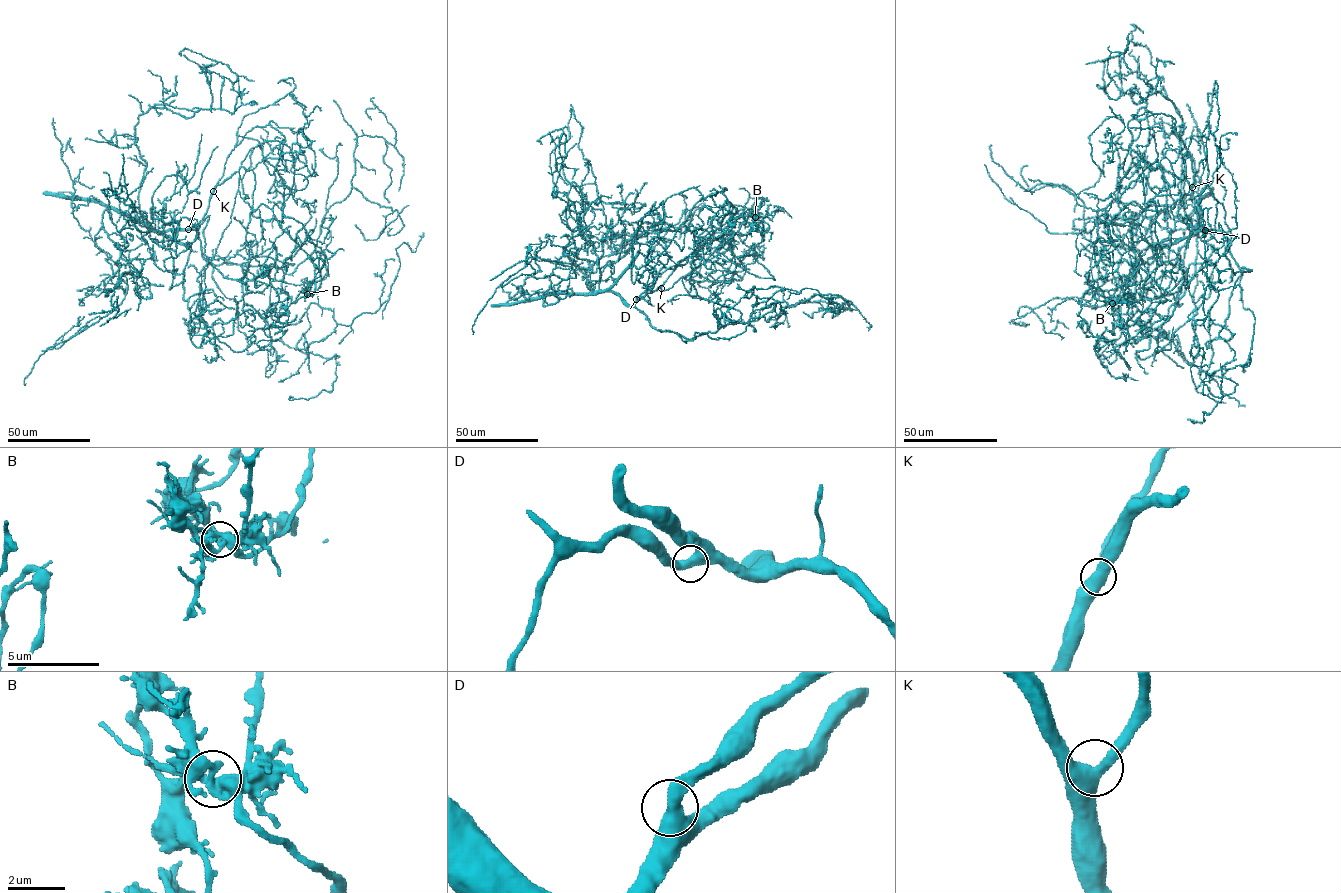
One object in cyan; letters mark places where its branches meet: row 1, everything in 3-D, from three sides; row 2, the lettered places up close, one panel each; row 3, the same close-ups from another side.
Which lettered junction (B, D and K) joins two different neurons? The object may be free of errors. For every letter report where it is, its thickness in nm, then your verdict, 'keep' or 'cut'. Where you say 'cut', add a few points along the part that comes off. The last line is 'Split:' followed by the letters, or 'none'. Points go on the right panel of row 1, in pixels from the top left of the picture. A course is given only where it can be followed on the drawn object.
B: (1112, 303) | 500 nm | cut | (1112, 303), (1108, 298), (1118, 303), (1126, 298), (1141, 313)
D: (1205, 230) | 500 nm | keep
K: (1192, 187) | 460 nm | keep
Split: B

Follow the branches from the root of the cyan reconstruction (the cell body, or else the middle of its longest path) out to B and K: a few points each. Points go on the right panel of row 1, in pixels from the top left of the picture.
B: (1206, 228), (1188, 183), (1159, 165), (1148, 206), (1110, 222), (1135, 270), (1112, 303)
K: (1206, 228), (1198, 222), (1192, 187)

